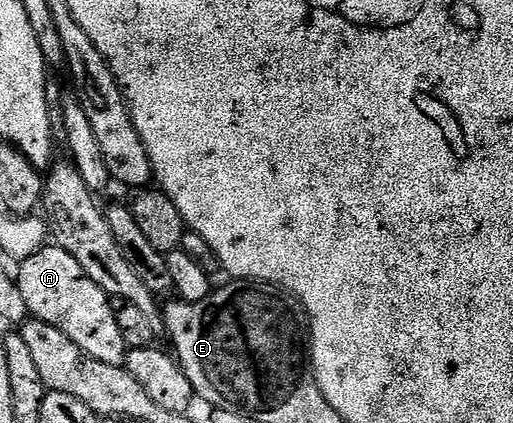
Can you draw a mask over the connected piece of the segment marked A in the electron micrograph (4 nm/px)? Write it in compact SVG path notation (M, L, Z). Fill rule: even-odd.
M47 244L32 256L28 256L17 267L16 279L19 290L24 296L29 313L39 322L60 328L72 344L84 348L92 360L104 360L104 364L125 366L128 347L120 328L116 324L114 302L86 275L84 268L68 256L56 244Z

